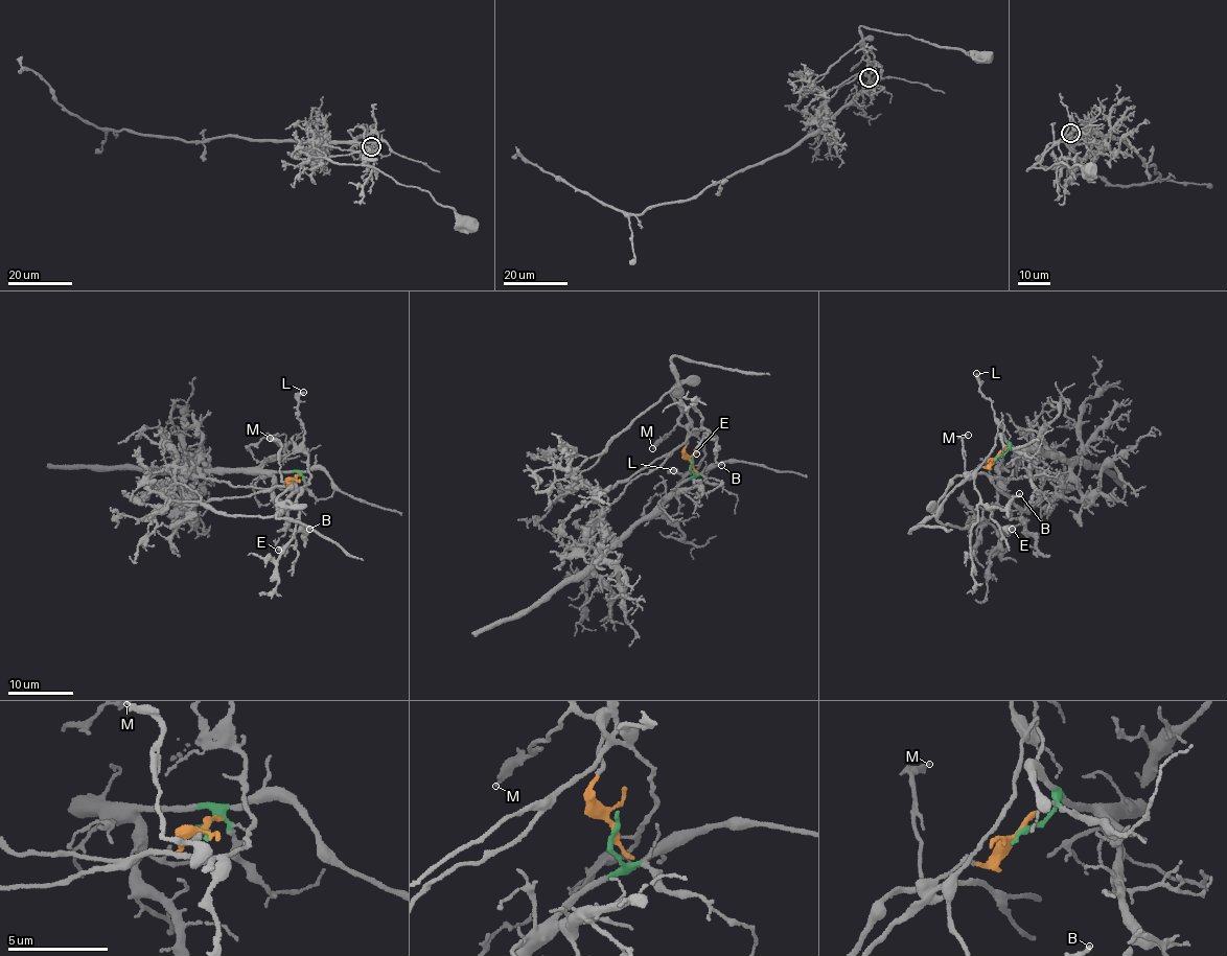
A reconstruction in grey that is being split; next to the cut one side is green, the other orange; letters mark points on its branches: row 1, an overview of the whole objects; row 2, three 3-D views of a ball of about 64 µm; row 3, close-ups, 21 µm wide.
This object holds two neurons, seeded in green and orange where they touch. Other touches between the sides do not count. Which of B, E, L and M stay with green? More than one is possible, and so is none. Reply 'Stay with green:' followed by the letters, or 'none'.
Stay with green: none

